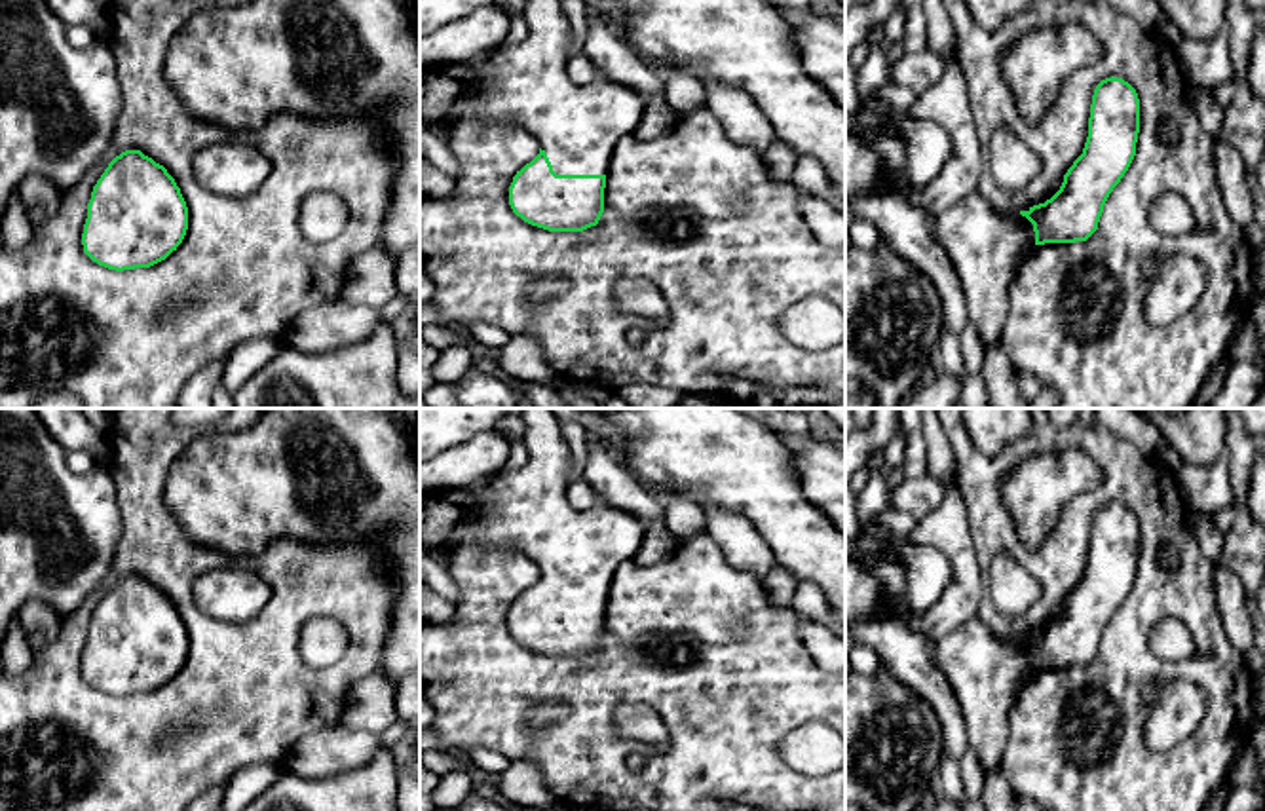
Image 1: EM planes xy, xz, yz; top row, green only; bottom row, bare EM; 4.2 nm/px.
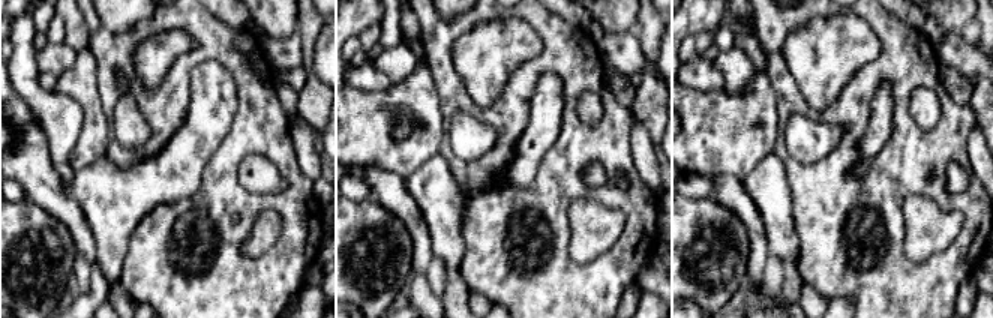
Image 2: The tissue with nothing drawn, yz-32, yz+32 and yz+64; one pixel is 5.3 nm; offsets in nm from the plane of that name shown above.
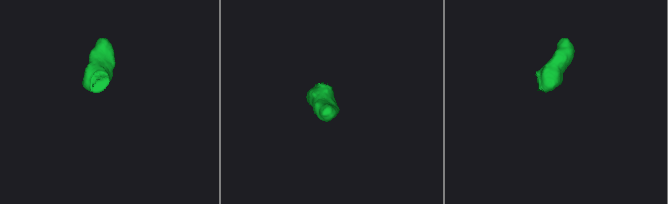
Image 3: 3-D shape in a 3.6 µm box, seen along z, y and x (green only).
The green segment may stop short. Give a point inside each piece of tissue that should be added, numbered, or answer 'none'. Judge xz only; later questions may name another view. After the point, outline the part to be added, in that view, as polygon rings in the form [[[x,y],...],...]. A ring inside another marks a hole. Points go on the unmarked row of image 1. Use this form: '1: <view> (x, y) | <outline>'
1: xz (525, 509) | [[[524,408],[522,420],[528,458],[520,467],[503,467],[469,486],[420,496],[420,549],[444,558],[463,547],[519,551],[538,564],[557,600],[608,600],[614,572],[623,560],[636,556],[646,522],[604,503],[574,509],[566,498],[574,460],[560,435],[558,418],[551,408]]]

